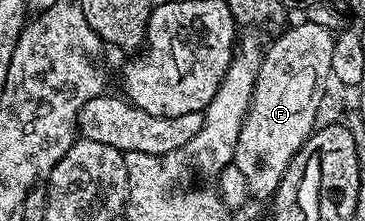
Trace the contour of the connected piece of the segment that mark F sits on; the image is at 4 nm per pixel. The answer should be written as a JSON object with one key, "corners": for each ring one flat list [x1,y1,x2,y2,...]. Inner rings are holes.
{"corners":[[305,21,301,25,291,25,284,30,286,33,282,37,274,39,270,49,268,46,264,50,257,82,253,88,253,98,233,152,232,165,239,167,239,172,247,179,249,196,253,199,257,199,257,197,269,199,274,196,289,164,305,145,305,140,315,131,316,111,318,111,319,101,323,97,324,83,327,82,327,77,332,71,331,55,334,34,309,21]]}

